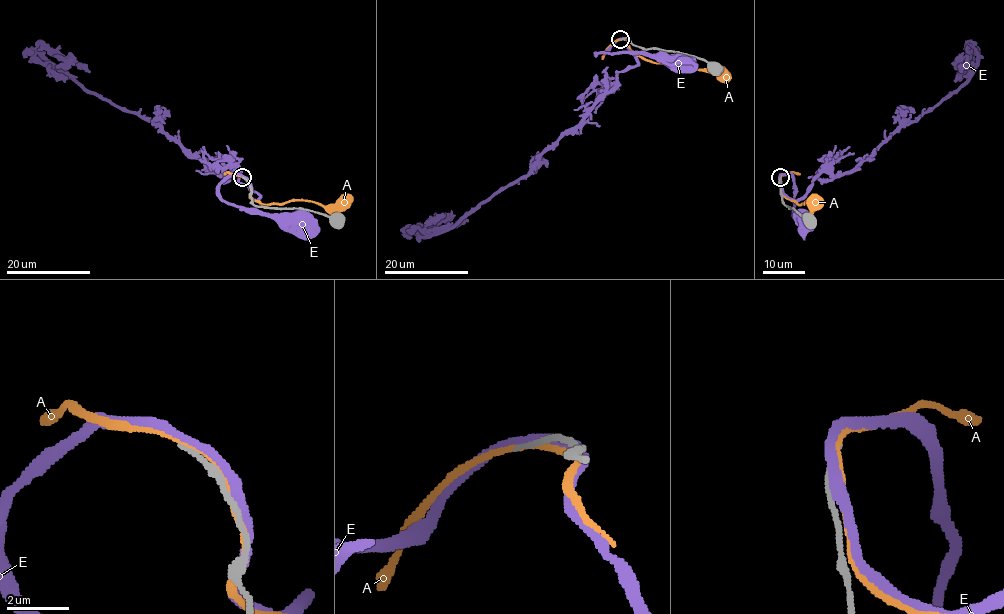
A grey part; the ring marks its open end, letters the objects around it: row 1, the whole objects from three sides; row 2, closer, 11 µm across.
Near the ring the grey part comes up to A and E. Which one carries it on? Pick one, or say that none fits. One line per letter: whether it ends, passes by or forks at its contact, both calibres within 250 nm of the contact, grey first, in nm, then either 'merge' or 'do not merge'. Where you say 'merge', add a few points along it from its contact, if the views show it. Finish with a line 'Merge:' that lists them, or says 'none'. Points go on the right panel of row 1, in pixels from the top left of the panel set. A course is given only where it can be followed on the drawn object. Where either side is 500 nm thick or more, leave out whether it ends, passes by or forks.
A: it passes by; calibres 220 and 160 nm; do not merge
E: it passes by; calibres 180 and 320 nm; do not merge
Merge: none

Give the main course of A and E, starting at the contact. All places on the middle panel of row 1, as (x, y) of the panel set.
A: (623, 39), (629, 41), (628, 46), (640, 56), (654, 62), (723, 72)
E: (626, 38), (616, 40), (596, 54), (668, 54), (674, 55), (681, 63)

